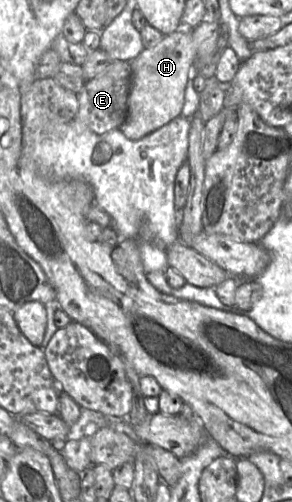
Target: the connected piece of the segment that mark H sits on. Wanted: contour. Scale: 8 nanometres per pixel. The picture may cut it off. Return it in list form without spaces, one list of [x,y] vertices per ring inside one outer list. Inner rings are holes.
[[[179,29],[143,51],[130,62],[132,71],[125,122],[119,130],[125,137],[137,141],[181,116],[185,88],[196,62],[192,29]]]

